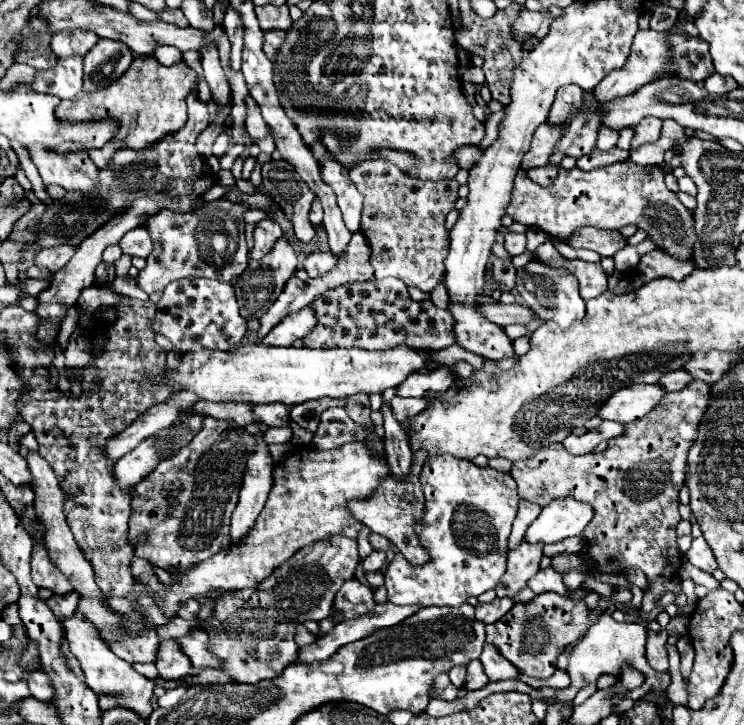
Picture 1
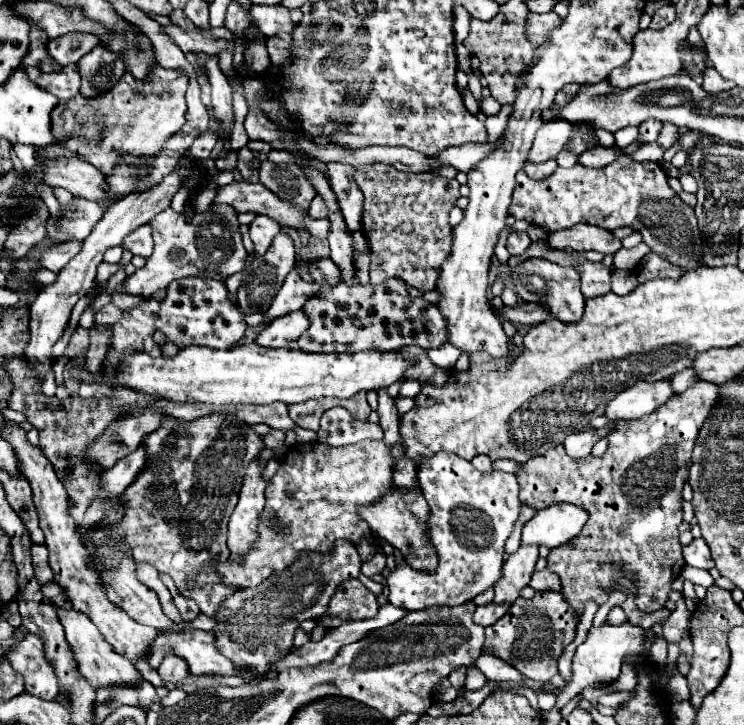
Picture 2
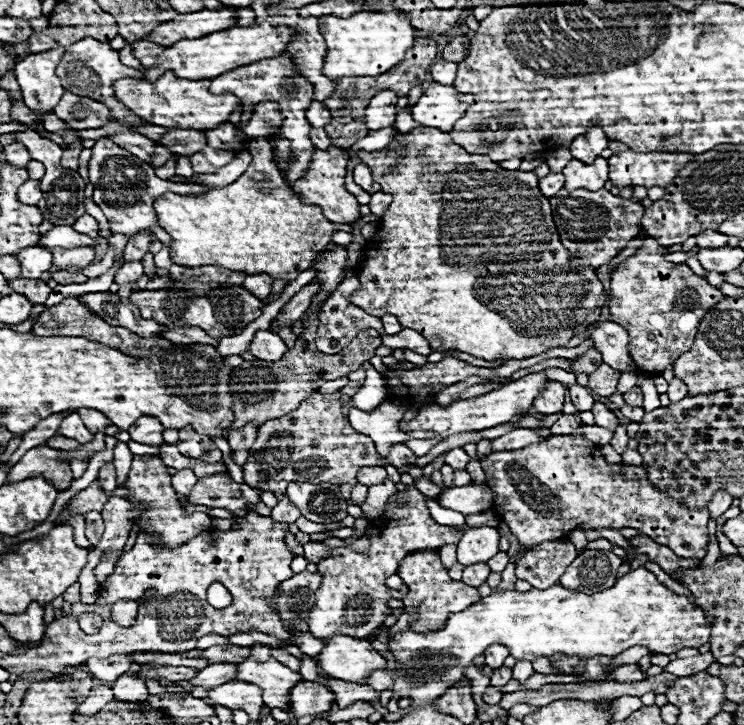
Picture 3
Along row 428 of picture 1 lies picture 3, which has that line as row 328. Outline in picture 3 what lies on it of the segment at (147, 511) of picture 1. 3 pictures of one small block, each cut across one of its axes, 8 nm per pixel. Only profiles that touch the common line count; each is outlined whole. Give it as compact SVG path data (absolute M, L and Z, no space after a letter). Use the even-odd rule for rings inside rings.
M186 282L176 284L164 290L142 290L130 296L144 318L152 318L162 326L200 326L206 334L220 340L224 336L240 334L250 322L254 322L262 310L264 302L260 302L254 294L244 290L242 286L224 286L224 284L200 284L200 282Z

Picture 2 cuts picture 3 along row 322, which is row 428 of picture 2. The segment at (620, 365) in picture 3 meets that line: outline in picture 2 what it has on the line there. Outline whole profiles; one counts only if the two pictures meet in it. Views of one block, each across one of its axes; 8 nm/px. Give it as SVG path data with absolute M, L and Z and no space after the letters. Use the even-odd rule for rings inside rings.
M608 424L608 426L604 426L604 428L598 428L598 430L582 430L582 434L570 434L570 436L566 436L566 452L574 458L584 458L584 456L588 456L590 452L592 452L592 446L600 440L600 438L604 438L604 436L608 436L612 432L612 424Z

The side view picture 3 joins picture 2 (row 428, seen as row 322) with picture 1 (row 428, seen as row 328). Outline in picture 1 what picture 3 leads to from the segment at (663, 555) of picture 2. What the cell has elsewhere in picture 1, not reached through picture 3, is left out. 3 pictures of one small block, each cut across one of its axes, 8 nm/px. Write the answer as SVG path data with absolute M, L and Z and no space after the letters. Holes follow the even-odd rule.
M692 380L684 390L664 394L660 404L656 404L644 418L626 424L626 432L620 438L612 438L606 452L602 454L584 454L572 456L564 450L560 442L538 450L534 456L518 460L512 464L512 478L518 484L518 494L524 500L546 506L554 498L572 496L594 506L596 516L590 526L584 530L586 552L594 560L594 566L602 572L640 568L650 580L650 590L644 594L644 612L650 612L658 598L664 594L664 582L678 572L682 558L676 544L676 524L680 522L678 514L678 492L684 486L686 476L686 456L696 438L700 418L710 400L710 386Z

